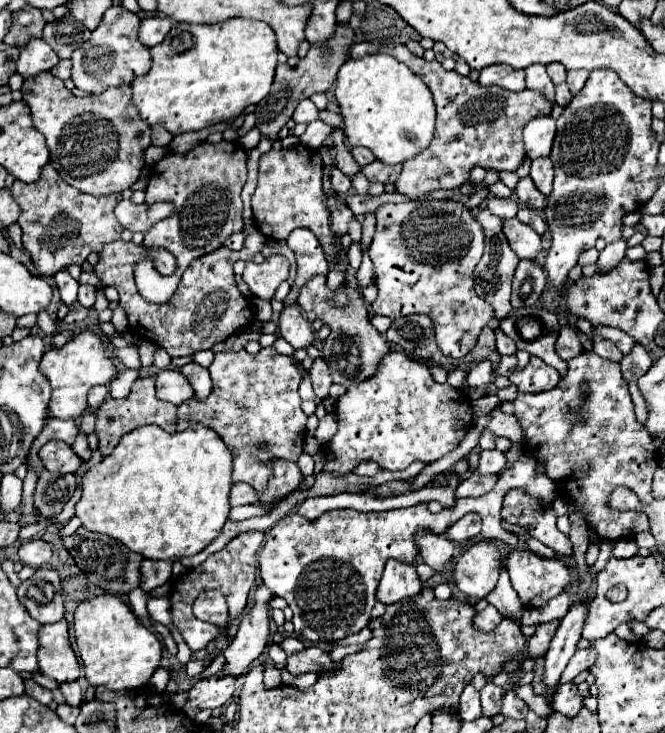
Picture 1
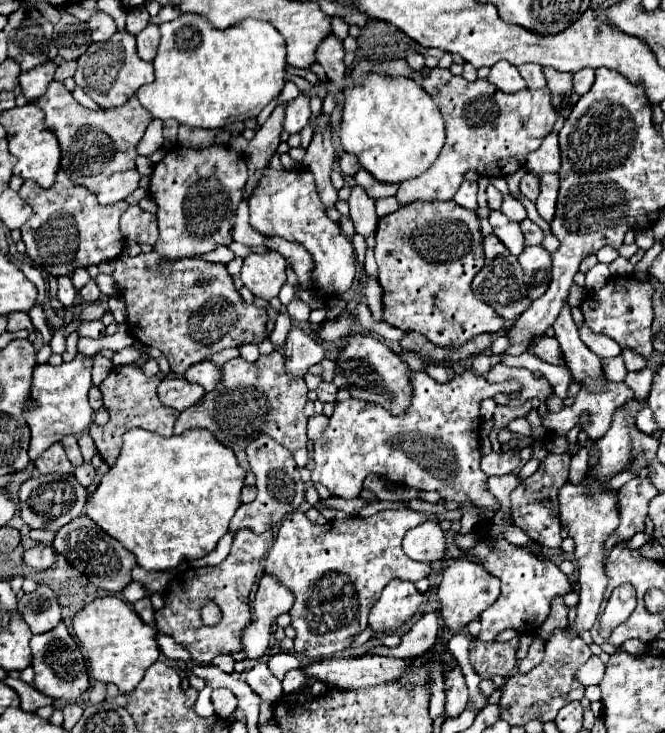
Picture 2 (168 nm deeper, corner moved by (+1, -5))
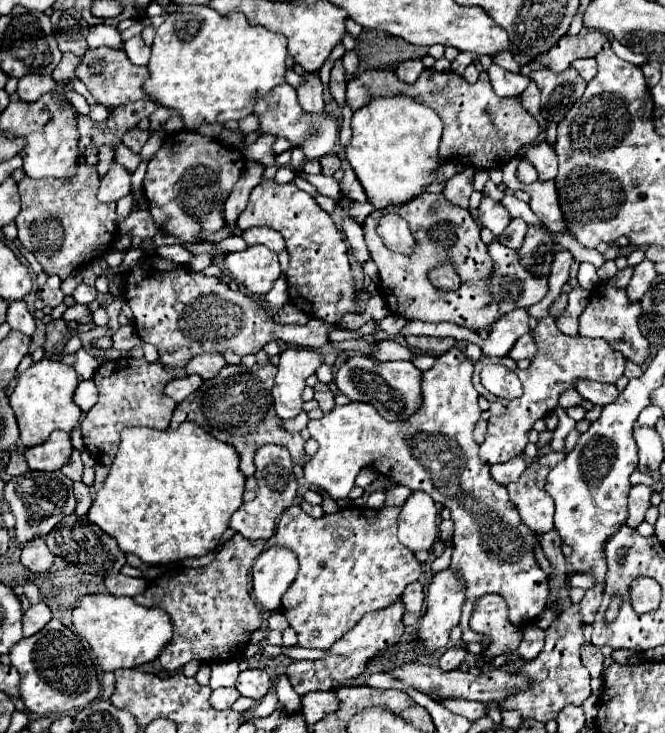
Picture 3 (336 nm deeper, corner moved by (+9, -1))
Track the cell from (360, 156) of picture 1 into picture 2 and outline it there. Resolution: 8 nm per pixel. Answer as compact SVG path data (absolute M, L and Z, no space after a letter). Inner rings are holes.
M345 153L345 155L339 159L339 165L341 165L341 171L343 171L345 175L349 175L349 177L353 177L353 175L361 169L361 163L359 163L357 157L351 155L351 153Z

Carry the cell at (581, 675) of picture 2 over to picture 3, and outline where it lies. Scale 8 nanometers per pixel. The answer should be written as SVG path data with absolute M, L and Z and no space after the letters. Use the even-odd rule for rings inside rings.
M585 643L585 645L581 647L581 661L583 661L583 665L589 669L591 677L601 677L605 657L603 657L603 653L601 653L599 647L595 647L595 645L591 645L591 643Z

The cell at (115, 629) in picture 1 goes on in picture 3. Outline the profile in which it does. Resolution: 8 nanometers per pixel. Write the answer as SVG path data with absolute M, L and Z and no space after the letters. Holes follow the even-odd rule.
M85 595L73 609L75 631L91 645L97 665L103 671L139 667L151 663L169 645L173 637L171 617L159 607L137 605L131 597Z

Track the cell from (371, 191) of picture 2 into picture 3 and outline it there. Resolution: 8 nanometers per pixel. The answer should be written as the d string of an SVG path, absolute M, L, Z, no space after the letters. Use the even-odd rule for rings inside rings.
M351 169L345 171L343 179L339 181L339 187L341 187L341 193L343 193L347 199L351 199L351 201L367 201L367 199L365 199L365 191L363 191L357 175L355 175Z

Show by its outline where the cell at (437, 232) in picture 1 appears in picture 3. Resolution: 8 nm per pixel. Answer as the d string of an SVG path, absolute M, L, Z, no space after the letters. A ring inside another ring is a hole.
M421 193L417 199L405 205L387 207L383 211L373 211L367 221L363 221L363 233L367 247L371 251L371 259L379 267L379 295L387 301L389 309L405 319L419 319L419 321L449 321L461 327L467 327L471 331L475 329L489 329L497 317L499 307L491 291L487 289L487 279L493 273L493 259L489 257L487 245L481 241L479 225L471 217L471 213L463 207L457 207L445 199L443 193ZM385 213L397 213L401 215L409 225L417 239L417 247L411 255L399 255L389 251L381 237L377 235L375 227L381 215ZM443 253L449 255L453 261L459 277L461 287L457 291L439 291L435 289L429 279L427 271L433 265L439 265L443 261Z

